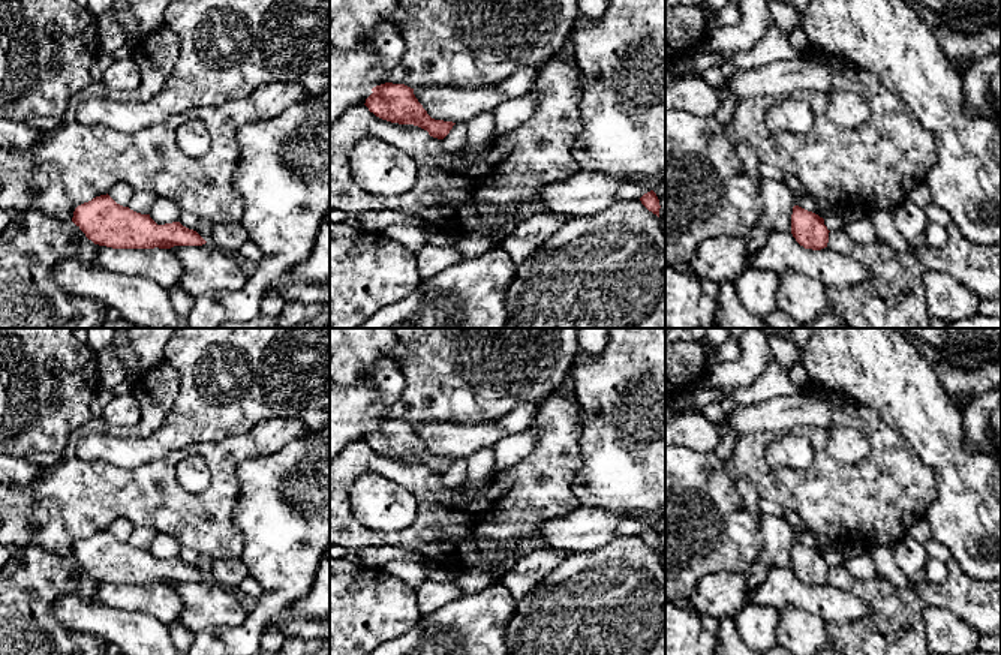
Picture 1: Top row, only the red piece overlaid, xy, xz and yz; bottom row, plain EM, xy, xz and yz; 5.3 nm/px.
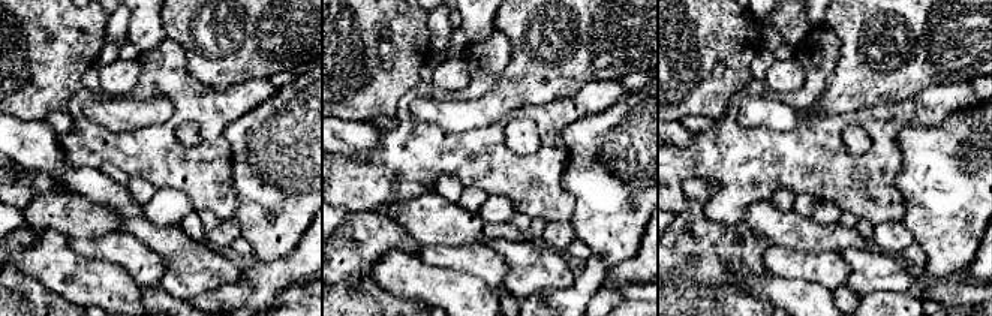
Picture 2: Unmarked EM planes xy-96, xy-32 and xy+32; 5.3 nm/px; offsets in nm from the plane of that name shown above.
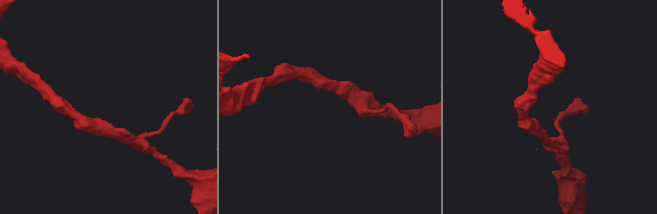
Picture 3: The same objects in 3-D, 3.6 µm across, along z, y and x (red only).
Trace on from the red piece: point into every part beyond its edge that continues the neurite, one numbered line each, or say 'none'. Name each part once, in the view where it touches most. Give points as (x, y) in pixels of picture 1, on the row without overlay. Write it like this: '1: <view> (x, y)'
none

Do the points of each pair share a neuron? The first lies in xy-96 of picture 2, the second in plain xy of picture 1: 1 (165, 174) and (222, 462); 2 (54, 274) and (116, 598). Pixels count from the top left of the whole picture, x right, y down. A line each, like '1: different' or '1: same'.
1: same
2: different

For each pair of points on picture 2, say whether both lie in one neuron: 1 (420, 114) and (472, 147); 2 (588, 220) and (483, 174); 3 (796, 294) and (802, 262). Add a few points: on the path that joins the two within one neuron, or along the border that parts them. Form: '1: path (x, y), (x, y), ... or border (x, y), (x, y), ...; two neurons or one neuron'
1: border (414, 119), (453, 132), (481, 128); two neurons
2: border (562, 178), (561, 184), (574, 201), (570, 220); two neurons
3: border (767, 270), (781, 276), (808, 279), (830, 291); two neurons

